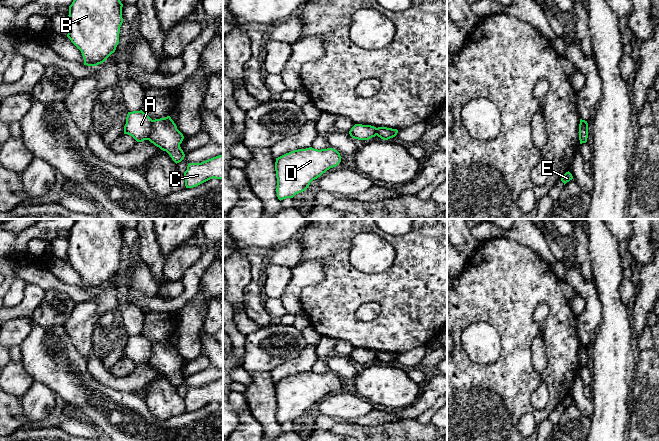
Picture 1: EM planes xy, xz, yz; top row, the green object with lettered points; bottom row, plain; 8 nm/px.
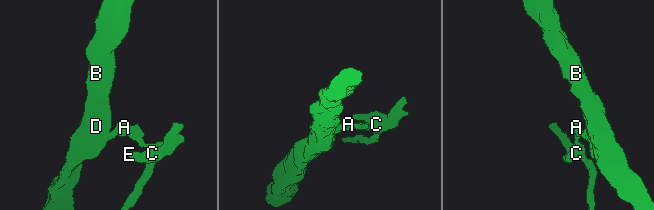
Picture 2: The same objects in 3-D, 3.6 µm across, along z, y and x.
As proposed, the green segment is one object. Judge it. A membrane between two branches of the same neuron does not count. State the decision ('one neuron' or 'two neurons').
two neurons

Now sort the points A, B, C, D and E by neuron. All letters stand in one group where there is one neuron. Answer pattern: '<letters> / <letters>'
A B D / C E

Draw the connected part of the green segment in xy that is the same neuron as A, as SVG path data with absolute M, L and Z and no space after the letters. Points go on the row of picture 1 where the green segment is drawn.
M142 110L128 112L124 134L132 136L137 142L149 140L152 121Z

